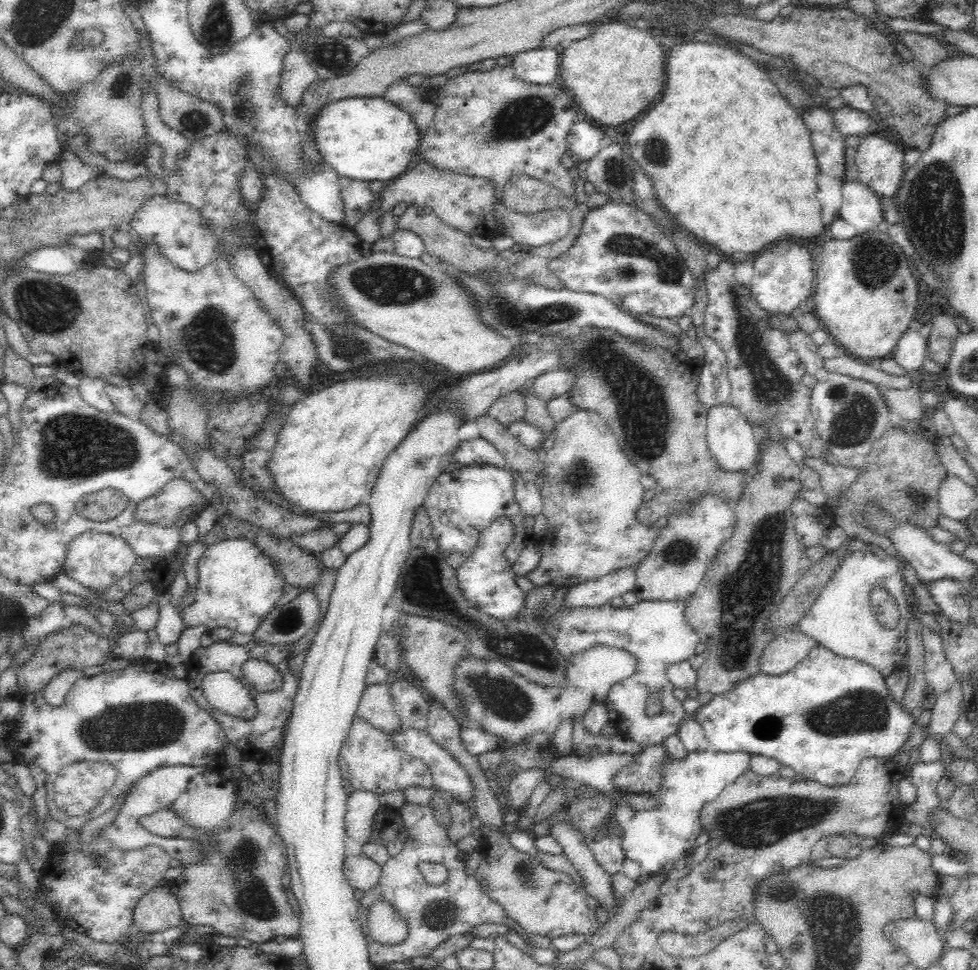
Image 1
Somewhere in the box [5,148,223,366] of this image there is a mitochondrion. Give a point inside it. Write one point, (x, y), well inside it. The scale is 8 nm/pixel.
(46, 308)

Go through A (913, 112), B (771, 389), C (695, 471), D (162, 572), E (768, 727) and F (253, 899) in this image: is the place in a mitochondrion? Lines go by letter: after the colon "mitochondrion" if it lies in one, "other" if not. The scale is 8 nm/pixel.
A: mitochondrion
B: mitochondrion
C: other
D: other
E: mitochondrion
F: mitochondrion

